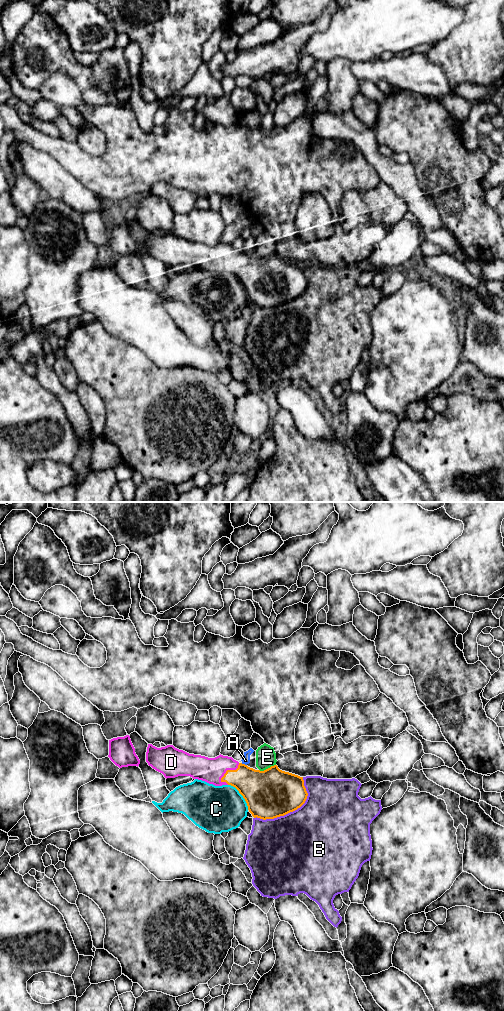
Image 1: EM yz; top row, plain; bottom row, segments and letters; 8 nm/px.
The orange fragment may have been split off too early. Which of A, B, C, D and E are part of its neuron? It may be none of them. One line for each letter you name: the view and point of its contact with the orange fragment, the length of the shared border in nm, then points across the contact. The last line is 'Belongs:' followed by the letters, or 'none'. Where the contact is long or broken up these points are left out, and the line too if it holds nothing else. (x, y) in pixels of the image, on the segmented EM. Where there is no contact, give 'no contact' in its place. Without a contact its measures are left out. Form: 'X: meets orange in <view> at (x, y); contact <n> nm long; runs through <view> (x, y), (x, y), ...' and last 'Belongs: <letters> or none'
D: meets orange in yz at (228, 770); contact 220 nm long; runs through yz (254, 785), (228, 770), (211, 770)
Belongs: D

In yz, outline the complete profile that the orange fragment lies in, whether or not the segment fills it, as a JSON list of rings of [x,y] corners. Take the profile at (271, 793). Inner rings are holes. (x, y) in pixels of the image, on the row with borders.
[[[148,744],[146,762],[162,773],[166,779],[190,776],[215,786],[231,785],[243,796],[252,816],[263,820],[274,819],[297,810],[305,803],[308,796],[303,777],[282,771],[277,765],[260,771],[221,754],[215,758],[208,758],[189,754],[173,745],[157,748],[152,744]]]

